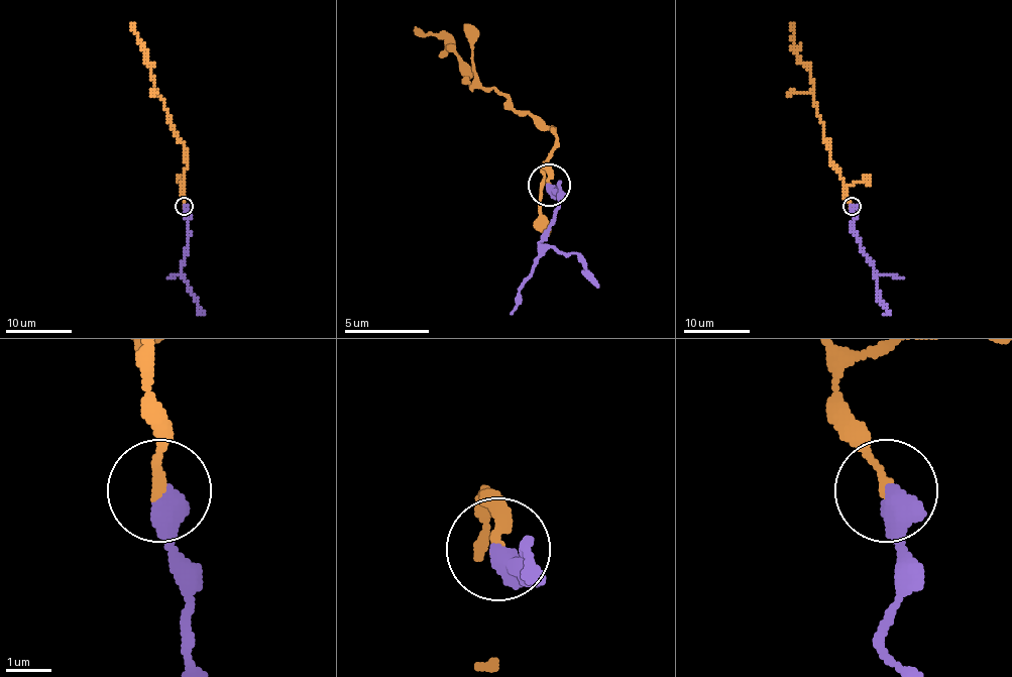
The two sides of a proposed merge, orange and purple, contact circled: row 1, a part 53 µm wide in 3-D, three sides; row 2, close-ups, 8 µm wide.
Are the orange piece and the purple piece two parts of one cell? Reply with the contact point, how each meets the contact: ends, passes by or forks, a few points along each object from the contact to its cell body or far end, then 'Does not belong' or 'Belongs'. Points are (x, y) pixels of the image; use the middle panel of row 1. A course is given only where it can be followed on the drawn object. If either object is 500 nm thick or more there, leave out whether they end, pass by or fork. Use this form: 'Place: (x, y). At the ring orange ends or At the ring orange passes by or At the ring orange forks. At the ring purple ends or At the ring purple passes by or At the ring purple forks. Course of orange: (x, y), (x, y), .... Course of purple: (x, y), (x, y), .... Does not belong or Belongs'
Place: (549, 185). Course of orange: (547, 184), (556, 129), (514, 108), (496, 91), (471, 87), (450, 43), (437, 35), (412, 31). Course of purple: (547, 184), (556, 184), (560, 193), (552, 226), (539, 243), (577, 256), (598, 286). Belongs

